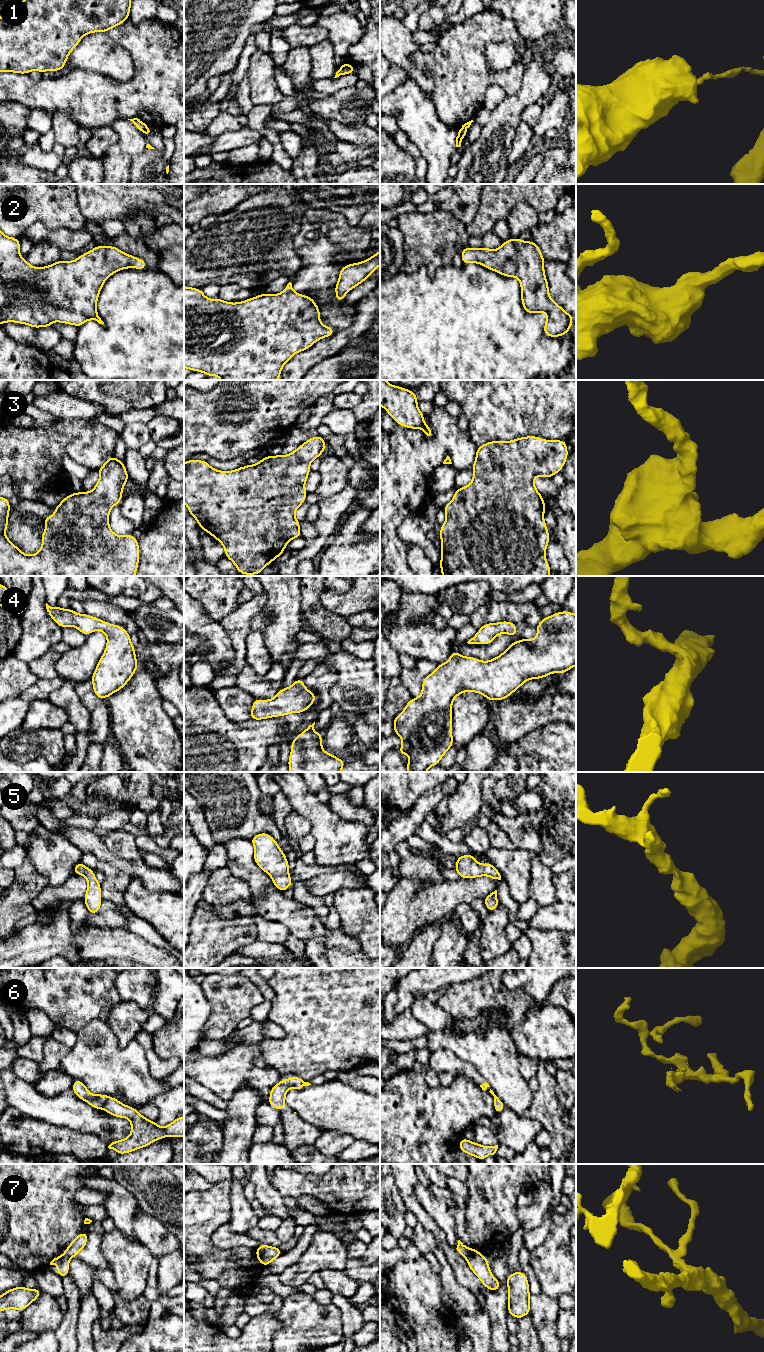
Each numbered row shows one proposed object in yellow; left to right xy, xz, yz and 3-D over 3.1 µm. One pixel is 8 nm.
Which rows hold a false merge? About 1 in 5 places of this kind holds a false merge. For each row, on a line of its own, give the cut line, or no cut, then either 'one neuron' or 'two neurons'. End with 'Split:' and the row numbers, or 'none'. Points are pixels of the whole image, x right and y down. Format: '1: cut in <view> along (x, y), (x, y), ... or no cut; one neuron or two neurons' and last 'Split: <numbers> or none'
1: cut in xy along (147, 126), (142, 131); two neurons
2: no cut; one neuron
3: no cut; one neuron
4: no cut; one neuron
5: no cut; one neuron
6: cut in xy along (108, 1097), (102, 1107); two neurons
7: cut in yz along (480, 1254), (470, 1254), (466, 1258); two neurons
Split: 1, 6, 7

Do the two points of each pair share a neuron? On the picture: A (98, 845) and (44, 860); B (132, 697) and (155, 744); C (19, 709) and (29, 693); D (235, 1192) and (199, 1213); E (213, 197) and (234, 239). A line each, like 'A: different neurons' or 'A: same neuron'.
A: different neurons
B: same neuron
C: different neurons
D: different neurons
E: different neurons

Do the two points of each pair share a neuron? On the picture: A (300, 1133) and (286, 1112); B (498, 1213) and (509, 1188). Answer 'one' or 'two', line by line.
A: one
B: one

